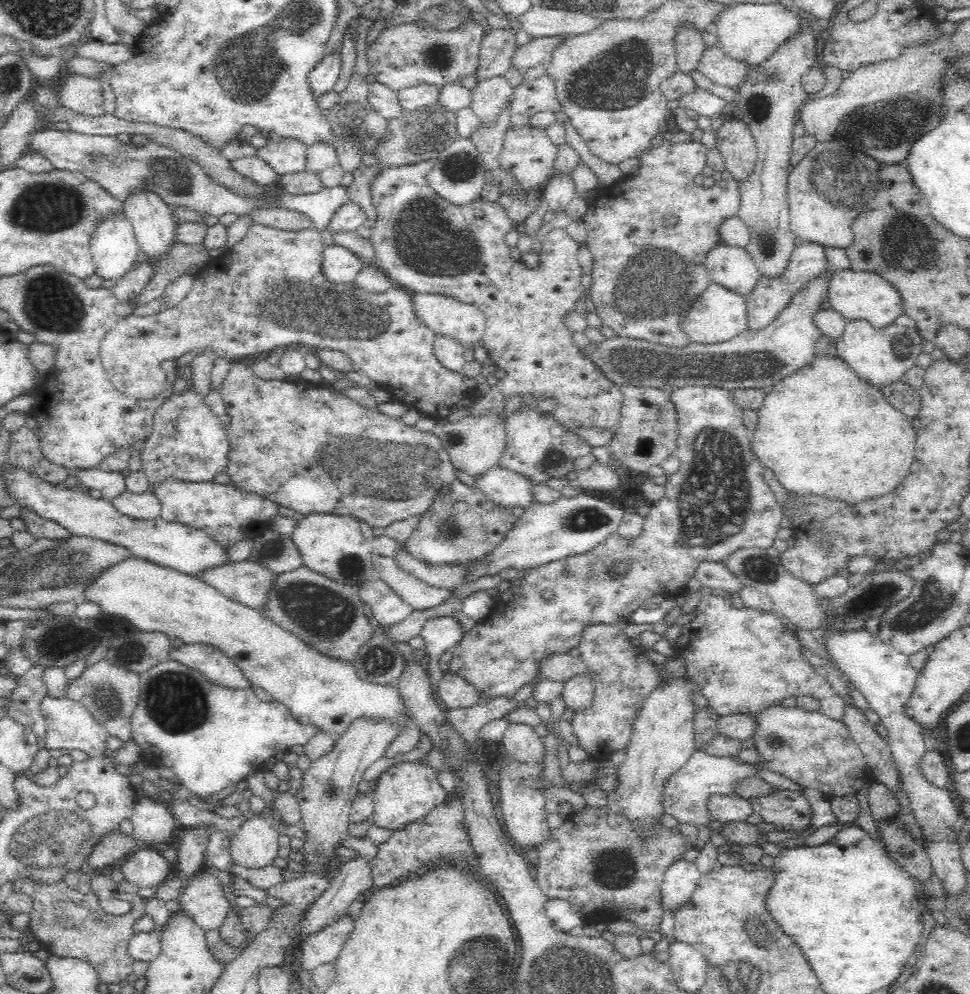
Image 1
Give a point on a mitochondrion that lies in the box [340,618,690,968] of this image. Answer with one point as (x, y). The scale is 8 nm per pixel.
(612, 868)

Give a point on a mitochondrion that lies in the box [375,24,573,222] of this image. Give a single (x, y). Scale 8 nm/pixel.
(427, 143)

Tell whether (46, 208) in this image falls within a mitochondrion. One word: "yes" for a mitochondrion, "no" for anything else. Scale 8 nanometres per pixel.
yes

